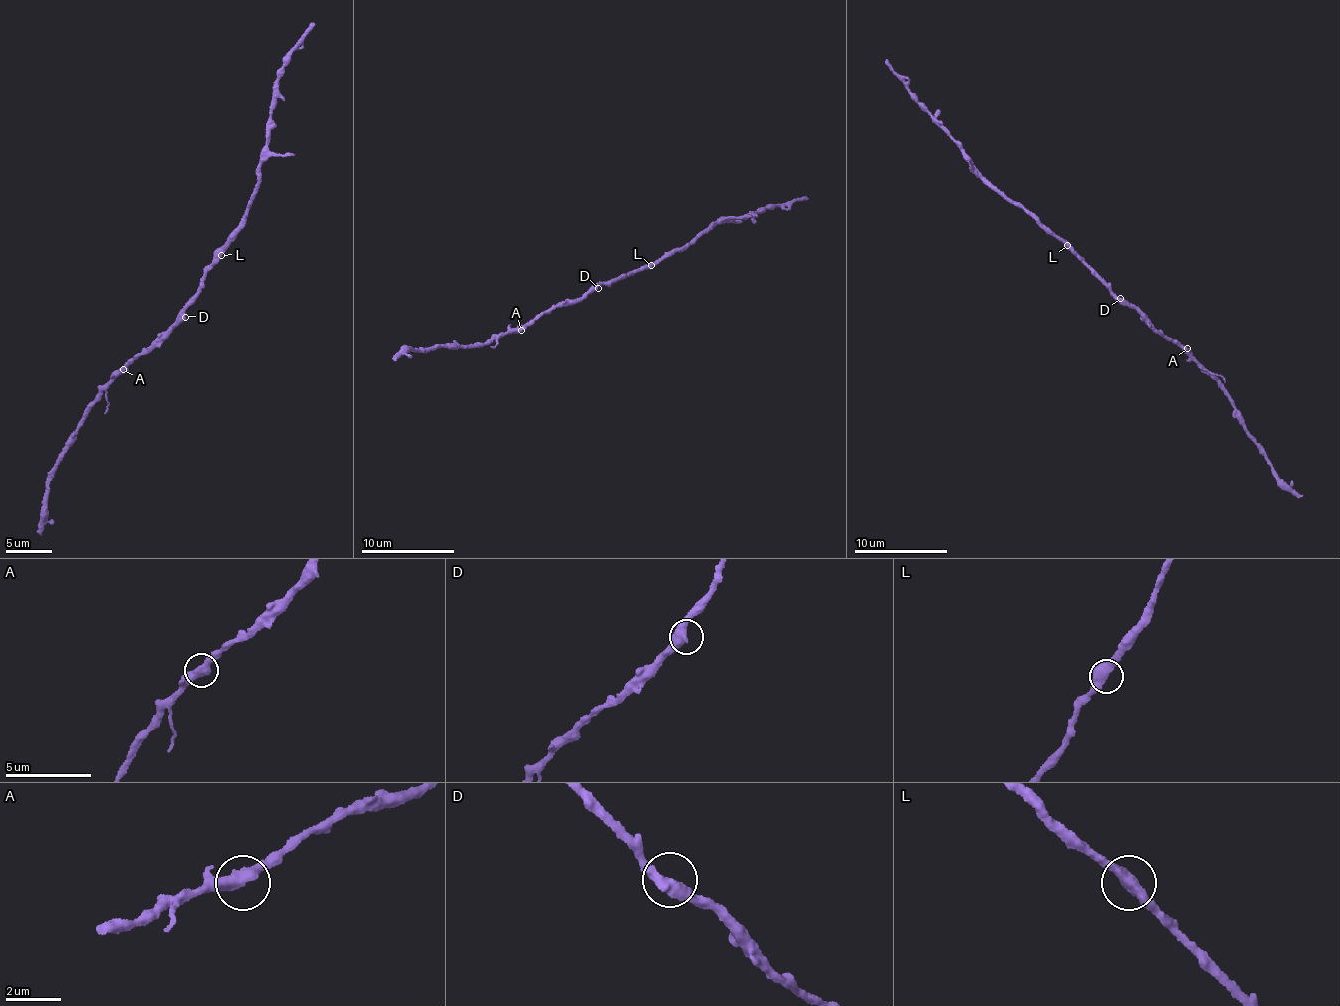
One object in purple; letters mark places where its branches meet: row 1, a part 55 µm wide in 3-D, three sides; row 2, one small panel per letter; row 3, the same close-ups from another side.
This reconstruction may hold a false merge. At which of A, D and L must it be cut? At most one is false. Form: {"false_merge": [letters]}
{"false_merge": []}

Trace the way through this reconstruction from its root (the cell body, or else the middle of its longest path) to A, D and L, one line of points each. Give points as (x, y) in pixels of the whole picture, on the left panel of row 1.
A: (193, 298), (187, 300), (167, 332), (130, 360), (123, 369)
D: (193, 298), (186, 309), (185, 317)
L: (193, 298), (208, 271), (221, 256)

